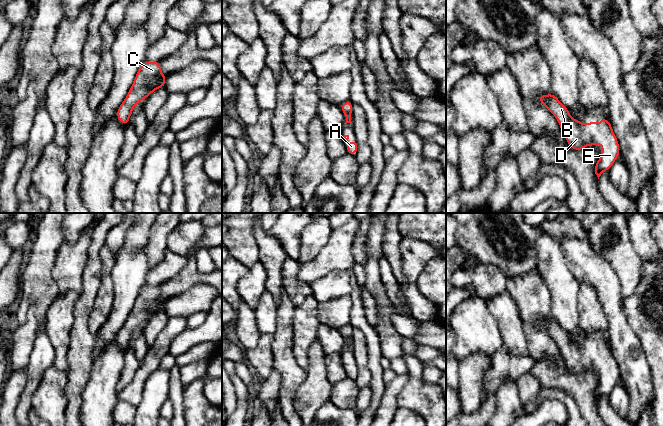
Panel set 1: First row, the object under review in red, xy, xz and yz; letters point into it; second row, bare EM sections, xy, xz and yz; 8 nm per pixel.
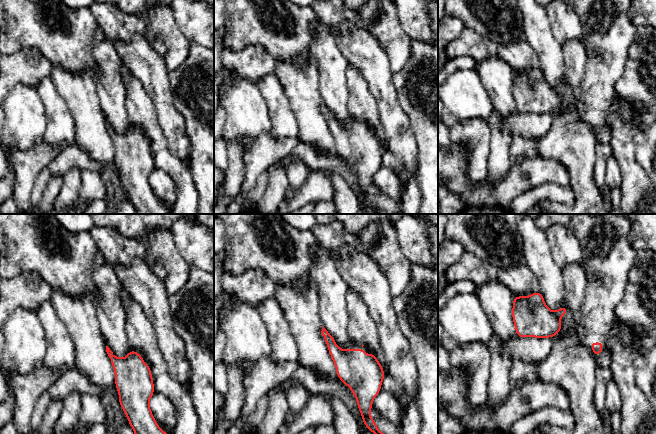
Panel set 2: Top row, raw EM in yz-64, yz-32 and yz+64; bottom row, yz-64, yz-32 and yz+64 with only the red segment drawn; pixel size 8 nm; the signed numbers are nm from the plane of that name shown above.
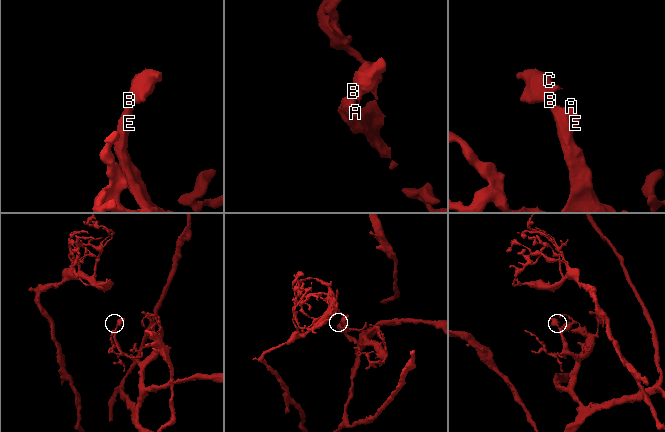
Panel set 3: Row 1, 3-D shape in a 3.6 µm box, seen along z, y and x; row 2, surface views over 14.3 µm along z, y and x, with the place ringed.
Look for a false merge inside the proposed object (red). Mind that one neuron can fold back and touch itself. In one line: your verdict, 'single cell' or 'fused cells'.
single cell

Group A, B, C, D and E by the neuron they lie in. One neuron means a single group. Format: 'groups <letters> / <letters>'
groups A B C D E

